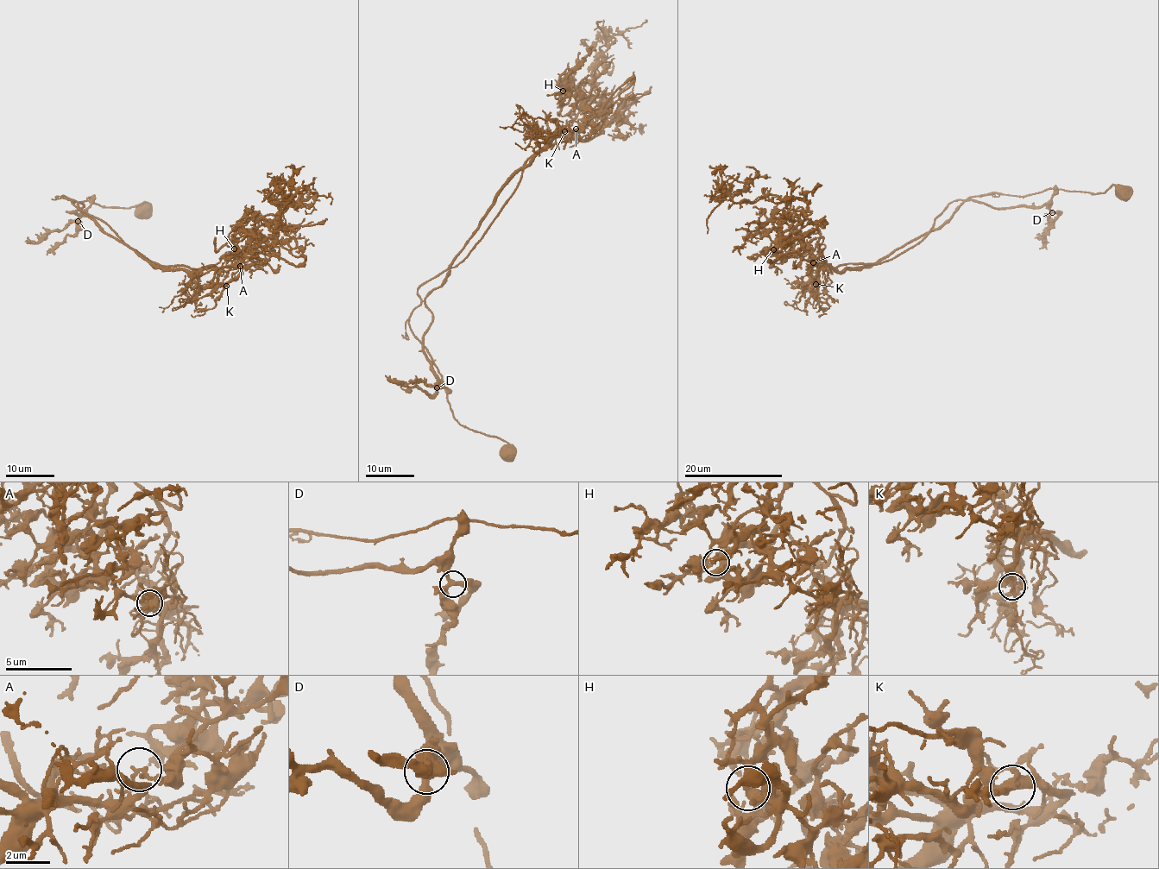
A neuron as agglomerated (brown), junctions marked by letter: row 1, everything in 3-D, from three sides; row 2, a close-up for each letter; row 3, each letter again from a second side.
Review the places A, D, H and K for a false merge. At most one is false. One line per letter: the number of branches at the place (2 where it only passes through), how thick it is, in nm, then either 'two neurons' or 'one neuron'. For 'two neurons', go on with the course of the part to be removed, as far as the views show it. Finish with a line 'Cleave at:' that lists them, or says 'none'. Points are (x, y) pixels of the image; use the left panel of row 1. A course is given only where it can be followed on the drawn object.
A: branches 3; calibre 140 nm; two neurons; course (240, 265), (162, 270), (81, 203), (69, 213), (91, 199), (146, 202), (144, 217)
D: branches 3; calibre 360 nm; one neuron
H: branches 3; calibre 320 nm; one neuron
K: branches 3; calibre 320 nm; one neuron
Cleave at: A

